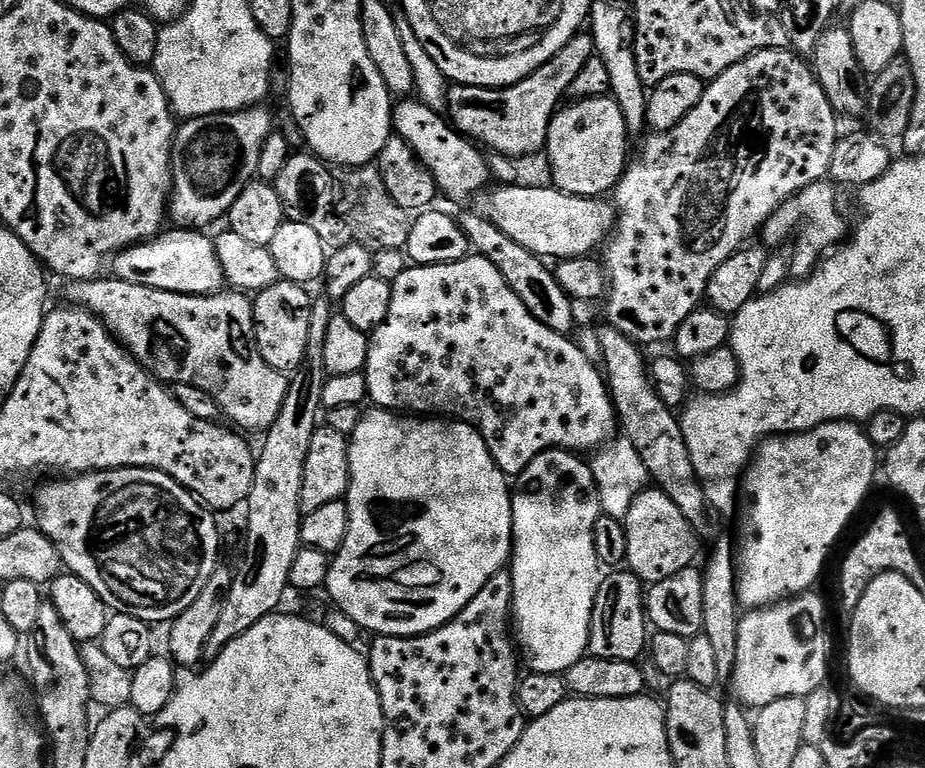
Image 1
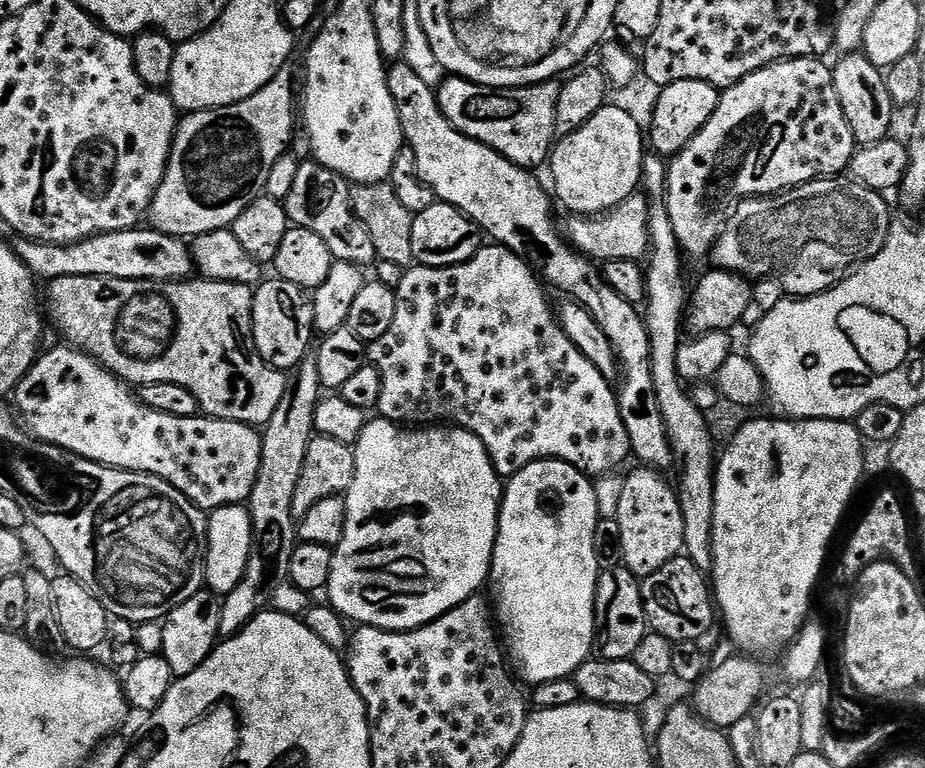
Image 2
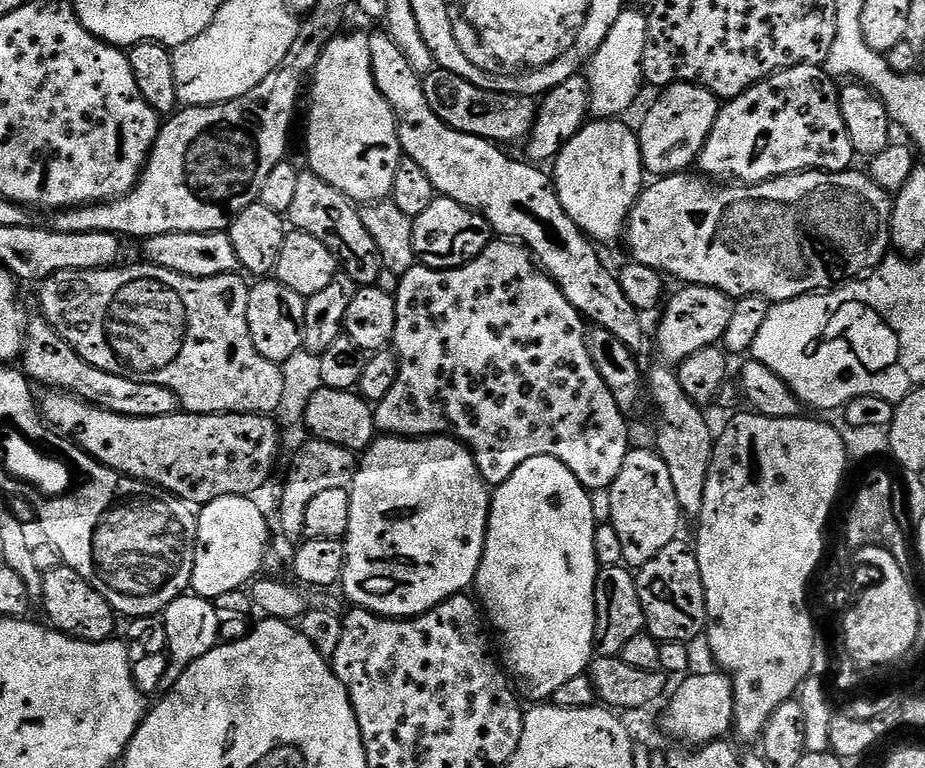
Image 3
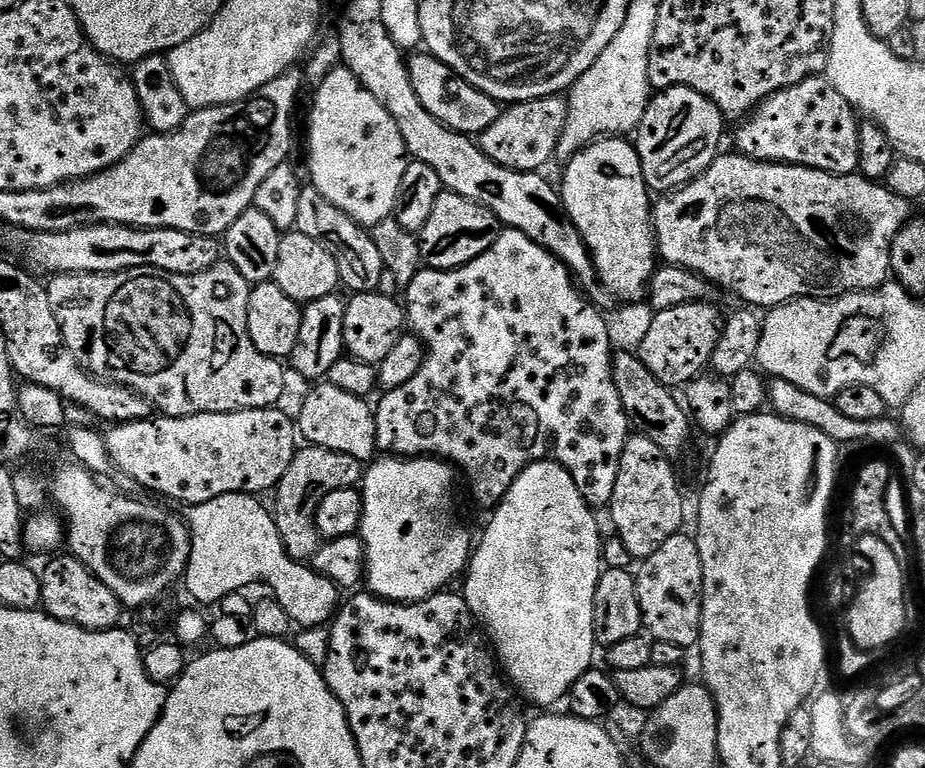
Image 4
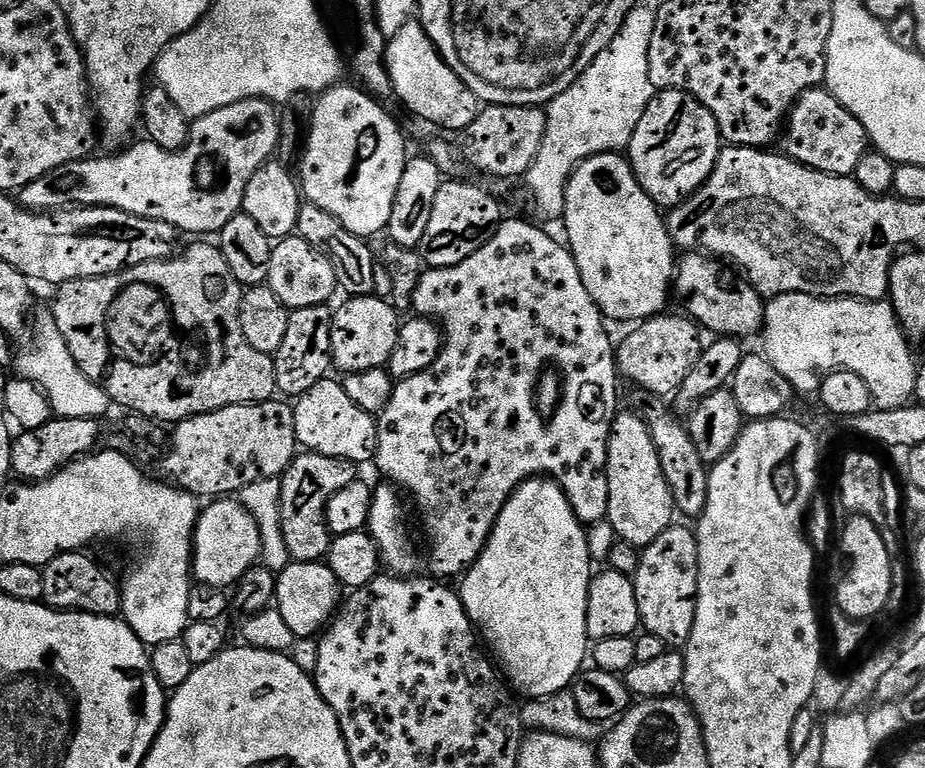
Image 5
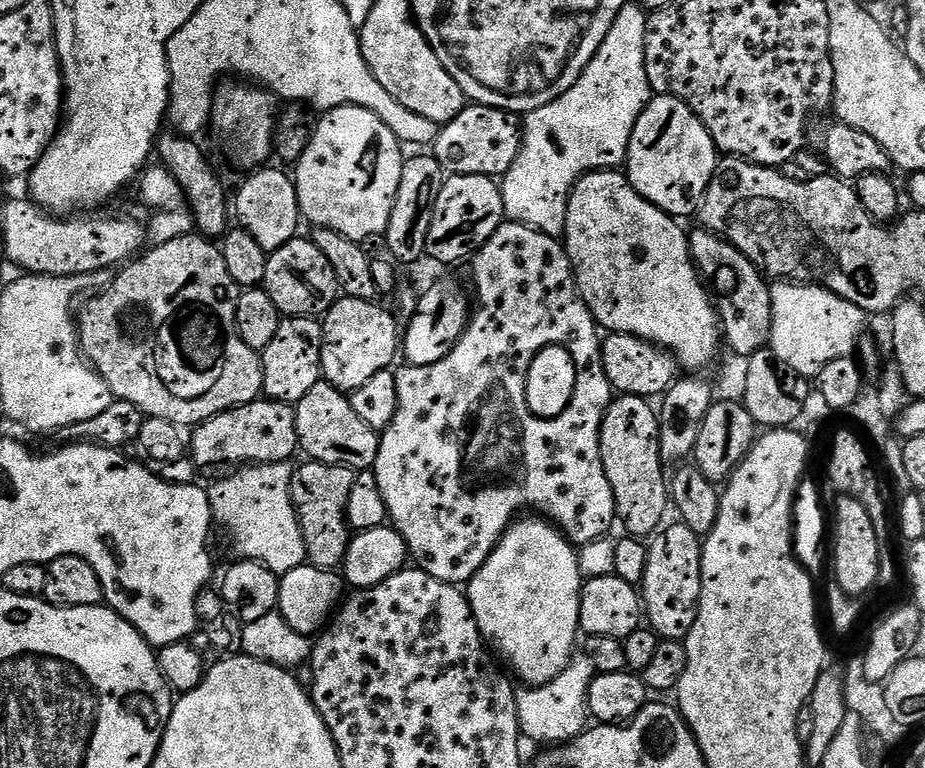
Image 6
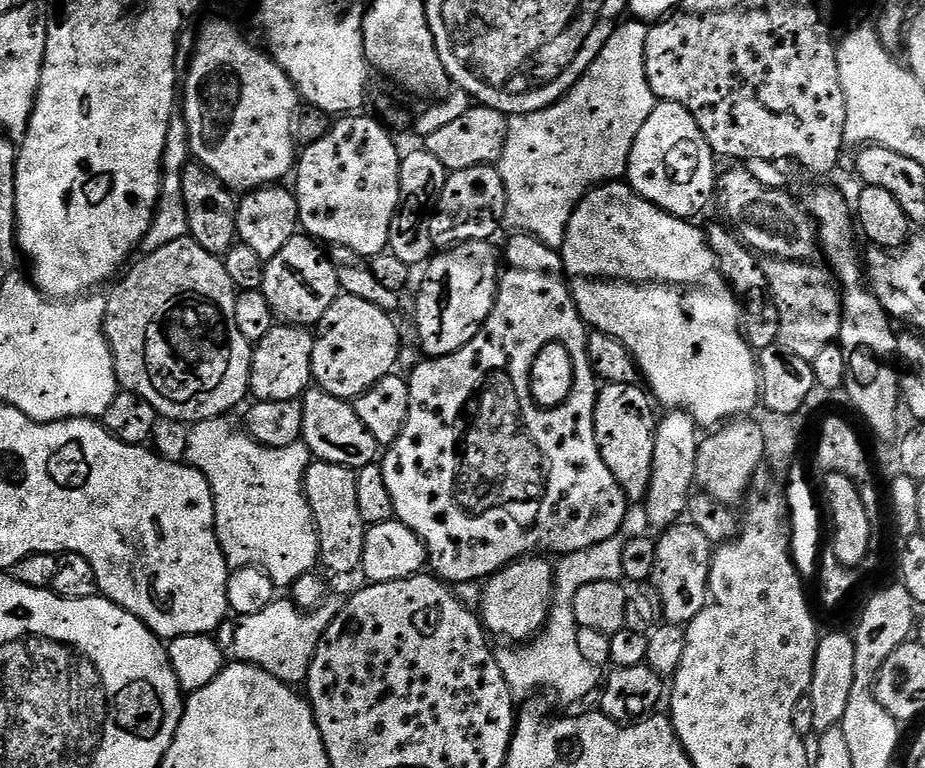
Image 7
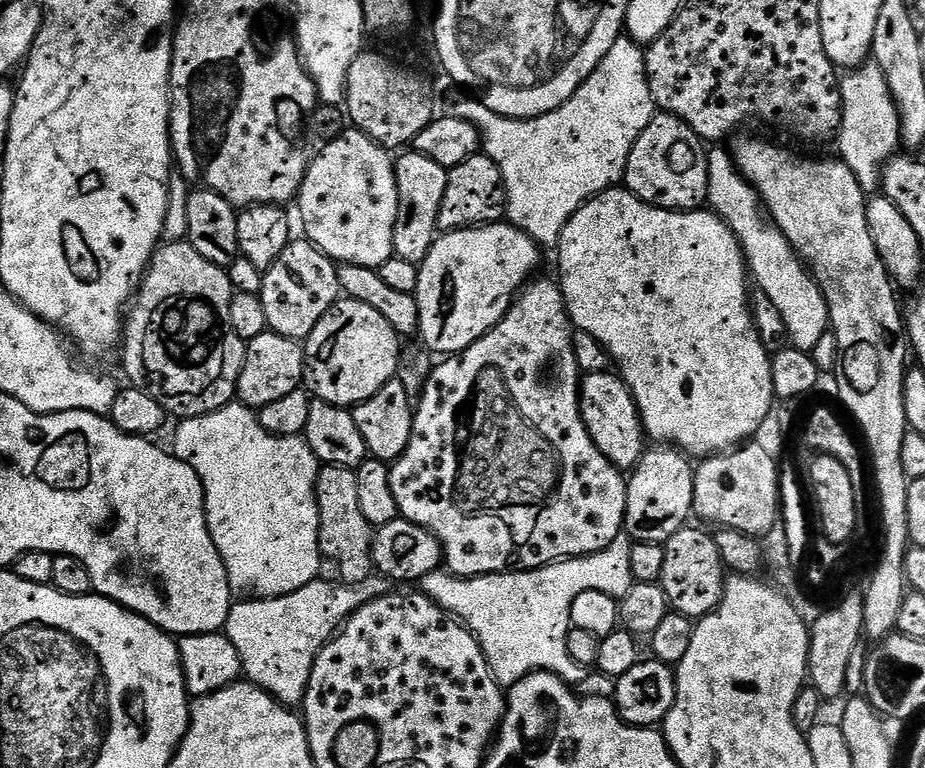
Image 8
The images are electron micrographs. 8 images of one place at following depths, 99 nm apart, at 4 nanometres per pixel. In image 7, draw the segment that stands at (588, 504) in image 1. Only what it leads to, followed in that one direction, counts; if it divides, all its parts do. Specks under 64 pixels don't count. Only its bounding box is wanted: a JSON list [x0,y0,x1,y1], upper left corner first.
[482,559,554,642]

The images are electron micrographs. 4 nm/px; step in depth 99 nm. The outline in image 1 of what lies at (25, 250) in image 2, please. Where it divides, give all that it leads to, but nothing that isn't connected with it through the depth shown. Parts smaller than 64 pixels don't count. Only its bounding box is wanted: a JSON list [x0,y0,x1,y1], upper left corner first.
[110,227,226,296]

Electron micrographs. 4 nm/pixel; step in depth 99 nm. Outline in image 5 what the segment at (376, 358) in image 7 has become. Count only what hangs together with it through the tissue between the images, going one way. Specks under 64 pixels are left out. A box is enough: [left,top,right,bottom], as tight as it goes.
[332,294,401,374]

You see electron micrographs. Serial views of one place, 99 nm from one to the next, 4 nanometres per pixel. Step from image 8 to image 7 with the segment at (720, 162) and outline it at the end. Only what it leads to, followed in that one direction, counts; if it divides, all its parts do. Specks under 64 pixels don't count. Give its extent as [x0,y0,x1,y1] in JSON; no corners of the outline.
[763,258,844,361]

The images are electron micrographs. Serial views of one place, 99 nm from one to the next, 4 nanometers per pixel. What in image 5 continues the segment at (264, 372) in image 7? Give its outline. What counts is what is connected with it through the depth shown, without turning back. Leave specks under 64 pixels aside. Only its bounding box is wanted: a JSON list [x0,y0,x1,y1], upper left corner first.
[274,304,333,398]

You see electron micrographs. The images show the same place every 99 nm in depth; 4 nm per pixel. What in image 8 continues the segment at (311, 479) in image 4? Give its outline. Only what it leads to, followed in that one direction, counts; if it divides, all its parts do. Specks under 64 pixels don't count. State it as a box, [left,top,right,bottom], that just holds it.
[316,464,374,584]

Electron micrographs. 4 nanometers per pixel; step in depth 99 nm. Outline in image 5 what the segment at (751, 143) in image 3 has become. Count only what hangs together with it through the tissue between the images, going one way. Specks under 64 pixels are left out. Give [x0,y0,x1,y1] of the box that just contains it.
[782,86,870,176]

